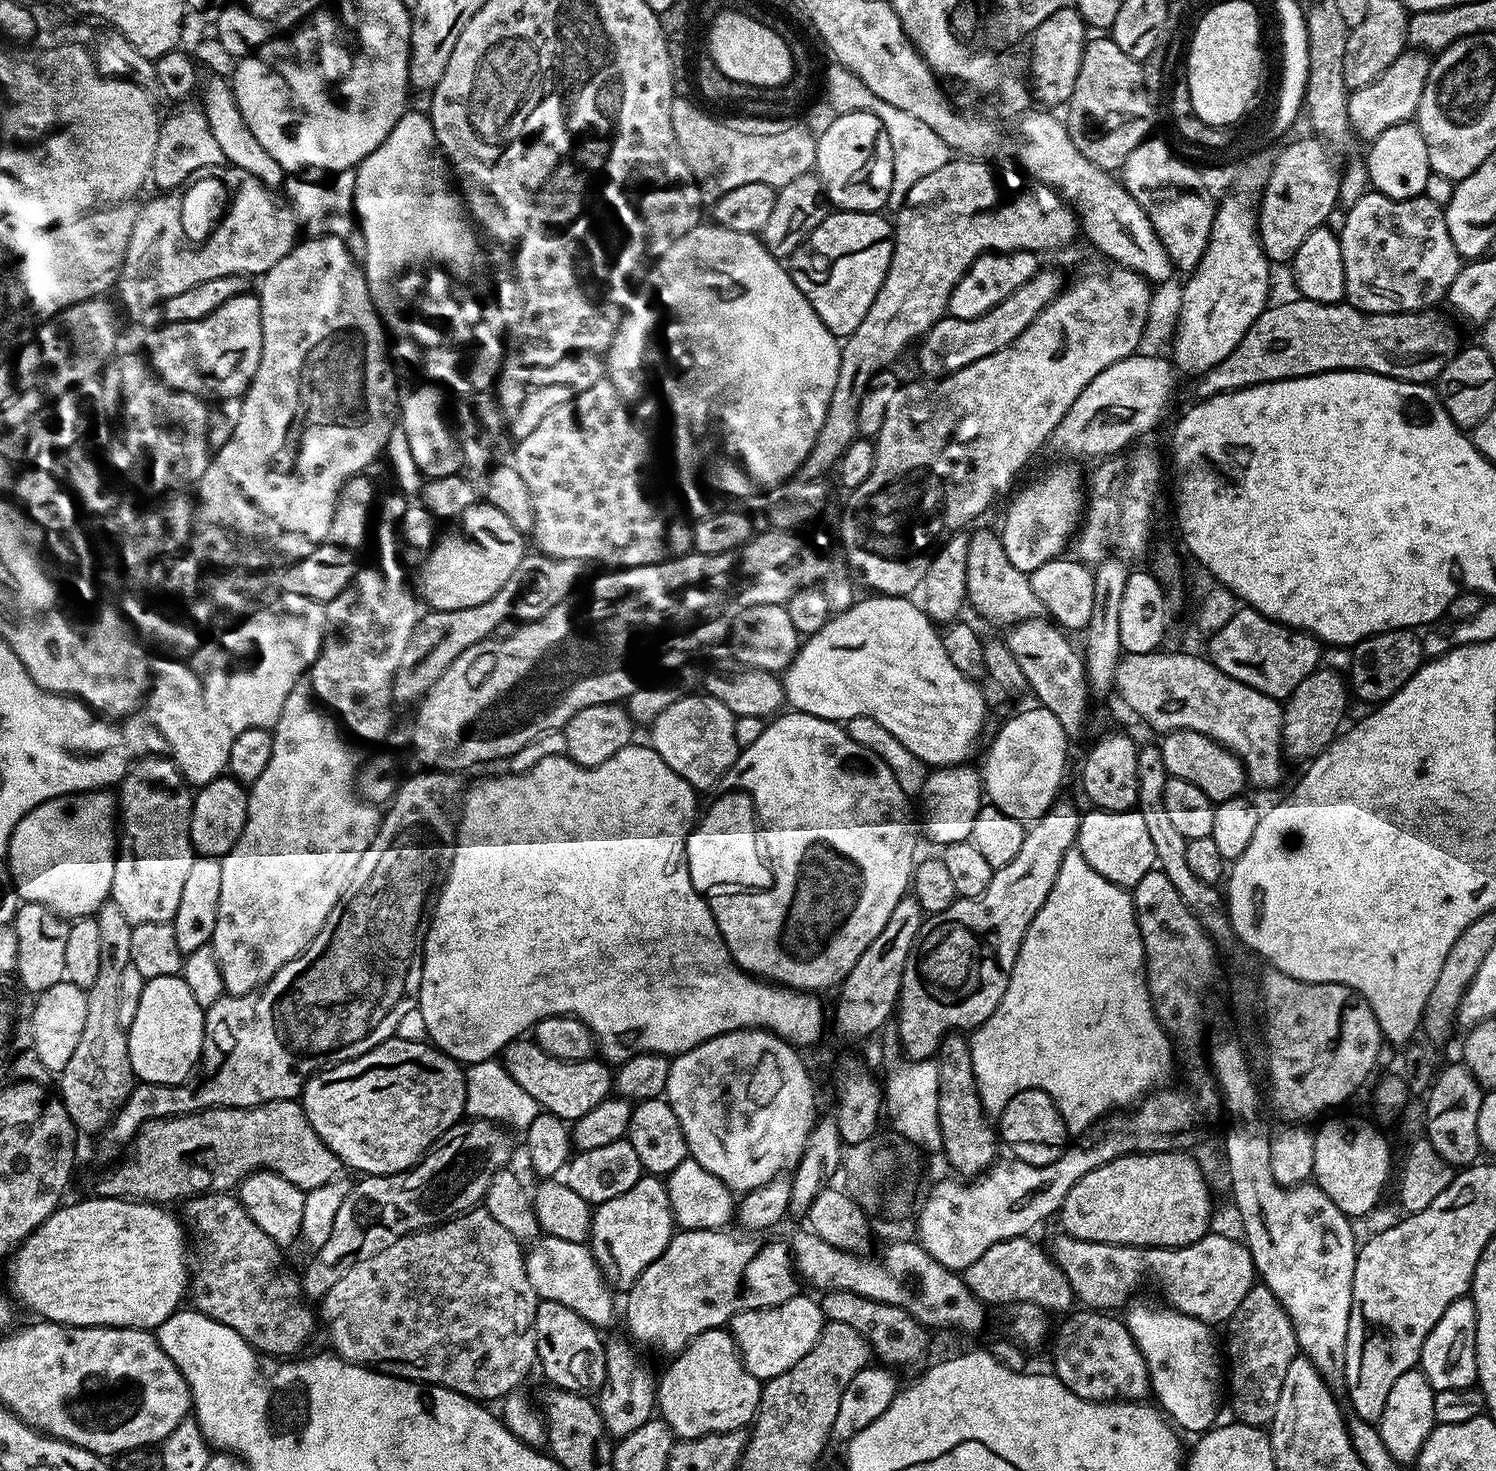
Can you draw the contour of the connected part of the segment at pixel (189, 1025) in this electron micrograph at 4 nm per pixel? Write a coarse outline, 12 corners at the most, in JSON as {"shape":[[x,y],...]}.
{"shape":[[183,975],[145,980],[126,1029],[133,1077],[182,1084],[204,1014]]}

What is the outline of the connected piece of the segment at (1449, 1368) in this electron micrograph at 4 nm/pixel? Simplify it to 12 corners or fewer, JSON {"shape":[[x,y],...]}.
{"shape":[[1450,1302],[1418,1368],[1436,1390],[1476,1384],[1476,1307]]}

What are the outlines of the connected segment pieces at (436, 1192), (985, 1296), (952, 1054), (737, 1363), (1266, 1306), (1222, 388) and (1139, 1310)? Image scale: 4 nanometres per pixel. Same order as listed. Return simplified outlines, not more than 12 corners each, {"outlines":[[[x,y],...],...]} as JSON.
{"outlines":[[[468,1118],[411,1170],[357,1179],[302,1275],[322,1298],[397,1236],[483,1201],[509,1167],[499,1124]],[[1028,1236],[962,1273],[985,1305],[1073,1311],[1066,1274]],[[967,1035],[934,1057],[942,1156],[975,1178],[998,1132],[976,1089]],[[711,1328],[656,1385],[673,1437],[747,1429],[762,1381]],[[1257,1282],[1226,1321],[1241,1424],[1271,1425],[1294,1326]],[[1273,303],[1201,397],[1319,372],[1431,385],[1462,347],[1435,311]],[[1129,1303],[1128,1332],[1163,1413],[1181,1430],[1217,1423],[1224,1364],[1213,1327]]]}

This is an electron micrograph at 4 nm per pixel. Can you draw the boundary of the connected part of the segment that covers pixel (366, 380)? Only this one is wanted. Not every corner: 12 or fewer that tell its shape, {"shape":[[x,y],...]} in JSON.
{"shape":[[336,236],[259,277],[262,354],[198,481],[191,555],[325,543],[398,412]]}

